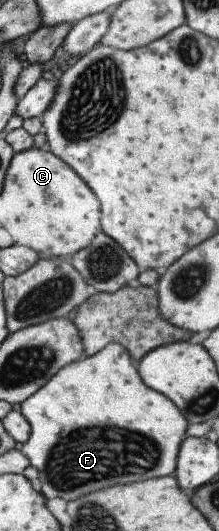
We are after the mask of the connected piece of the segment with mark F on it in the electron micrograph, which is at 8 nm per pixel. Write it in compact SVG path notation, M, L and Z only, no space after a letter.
M117 343L106 344L99 352L89 356L81 356L75 362L62 366L39 390L20 402L18 409L29 423L30 433L27 440L22 444L20 451L27 457L29 465L38 472L41 482L41 494L47 498L63 498L63 500L73 500L81 494L87 494L91 490L107 488L113 484L127 484L127 482L139 482L147 479L166 477L174 474L176 465L176 454L185 437L185 429L188 422L181 414L181 411L163 394L151 390L145 386L139 378L136 365L129 356L129 353Z

